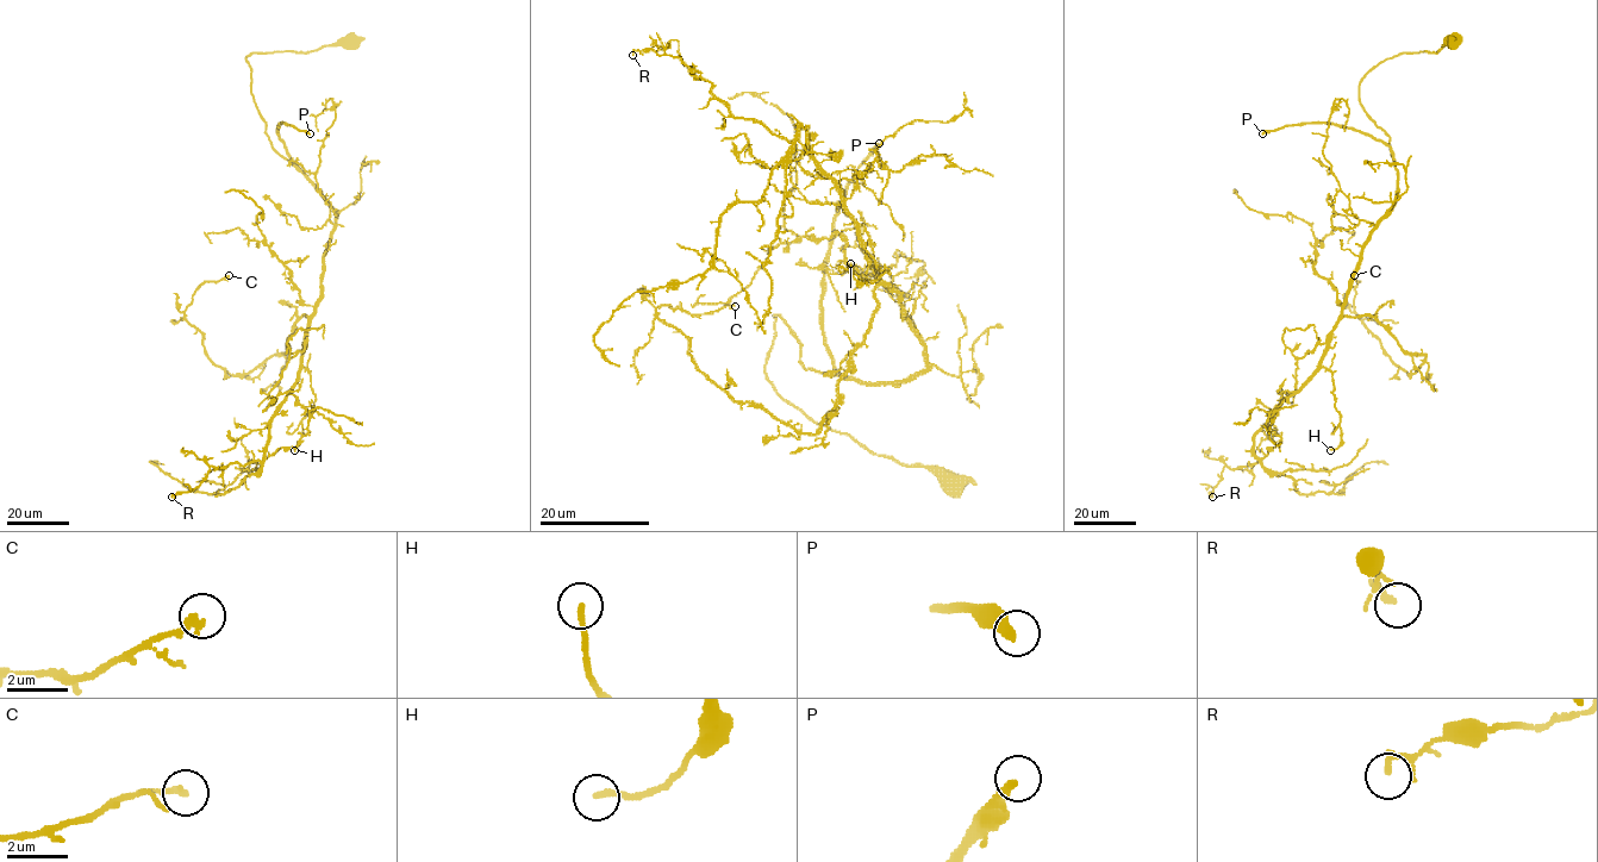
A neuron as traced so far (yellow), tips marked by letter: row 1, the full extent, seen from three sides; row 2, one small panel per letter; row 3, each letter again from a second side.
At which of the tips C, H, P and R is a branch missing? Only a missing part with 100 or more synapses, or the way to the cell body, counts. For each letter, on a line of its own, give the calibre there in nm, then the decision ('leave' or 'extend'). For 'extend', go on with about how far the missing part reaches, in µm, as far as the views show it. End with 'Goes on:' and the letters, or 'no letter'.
C: calibre 240 nm; leave
H: calibre 190 nm; leave
P: calibre 340 nm; extend; missing 250 µm
R: calibre 200 nm; leave
Goes on: P

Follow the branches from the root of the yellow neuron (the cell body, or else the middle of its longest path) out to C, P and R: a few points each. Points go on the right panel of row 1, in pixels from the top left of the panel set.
C: (1453, 42), (1359, 86), (1397, 198), (1342, 316), (1425, 355), (1414, 373), (1358, 316), (1354, 275)
P: (1453, 42), (1387, 58), (1360, 83), (1361, 106), (1390, 137), (1394, 160), (1380, 141), (1334, 124), (1262, 133)
R: (1453, 42), (1360, 83), (1397, 201), (1319, 368), (1212, 497)

